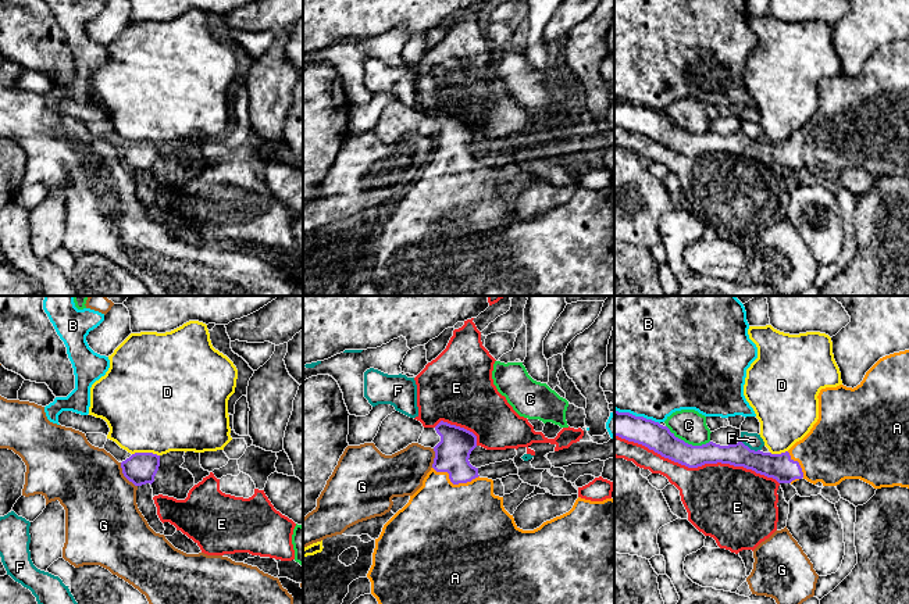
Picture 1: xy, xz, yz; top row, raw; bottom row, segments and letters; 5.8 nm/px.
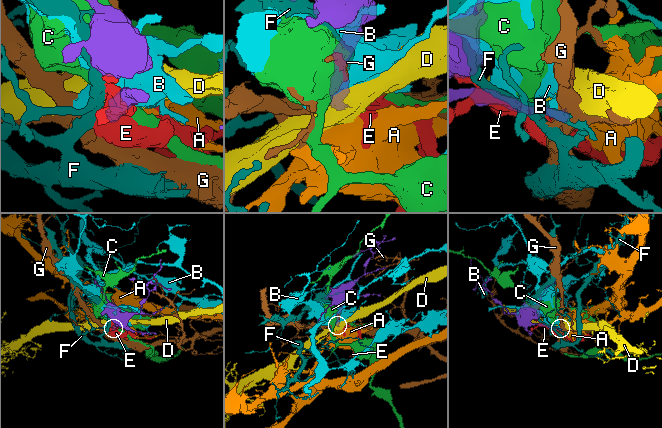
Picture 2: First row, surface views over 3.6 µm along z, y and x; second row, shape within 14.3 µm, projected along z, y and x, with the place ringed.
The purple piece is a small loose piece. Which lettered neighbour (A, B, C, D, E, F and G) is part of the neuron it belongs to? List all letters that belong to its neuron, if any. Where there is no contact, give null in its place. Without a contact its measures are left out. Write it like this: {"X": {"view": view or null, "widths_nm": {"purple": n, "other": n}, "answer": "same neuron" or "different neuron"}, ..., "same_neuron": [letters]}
{"A": {"view": "xz", "widths_nm": {"purple": 200, "other": 500}, "answer": "same neuron"}, "B": {"view": "yz", "widths_nm": {"purple": 160, "other": 480}, "answer": "different neuron"}, "C": {"view": "yz", "widths_nm": {"purple": 160, "other": 190}, "answer": "different neuron"}, "D": {"view": "xy", "widths_nm": {"purple": 190, "other": 500}, "answer": "different neuron"}, "E": {"view": "yz", "widths_nm": {"purple": 150, "other": 420}, "answer": "different neuron"}, "F": {"view": "yz", "widths_nm": {"purple": 160, "other": 90}, "answer": "different neuron"}, "G": {"view": "xy", "widths_nm": {"purple": 190, "other": 420}, "answer": "different neuron"}, "same_neuron": ["A"]}

